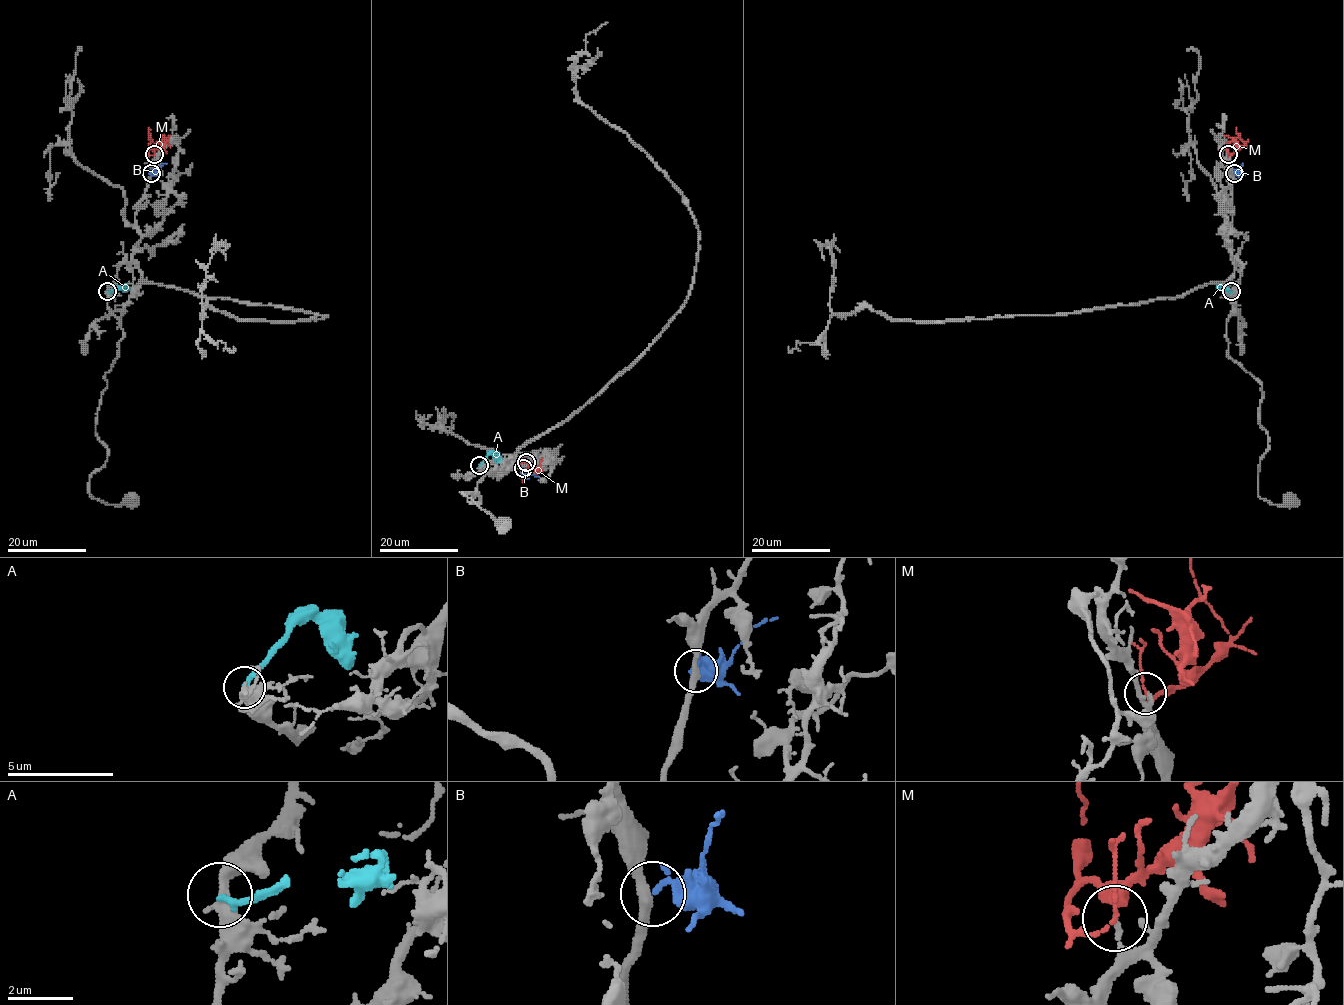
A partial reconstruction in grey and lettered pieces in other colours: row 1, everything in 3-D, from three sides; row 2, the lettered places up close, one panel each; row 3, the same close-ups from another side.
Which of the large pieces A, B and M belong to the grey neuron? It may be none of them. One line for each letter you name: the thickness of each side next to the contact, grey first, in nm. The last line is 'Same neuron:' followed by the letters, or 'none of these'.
Same neuron: none of these

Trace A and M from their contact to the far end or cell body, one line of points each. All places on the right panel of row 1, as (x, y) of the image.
A: (1232, 291), (1219, 288), (1228, 287)
M: (1228, 154), (1238, 151), (1235, 141), (1225, 135)

